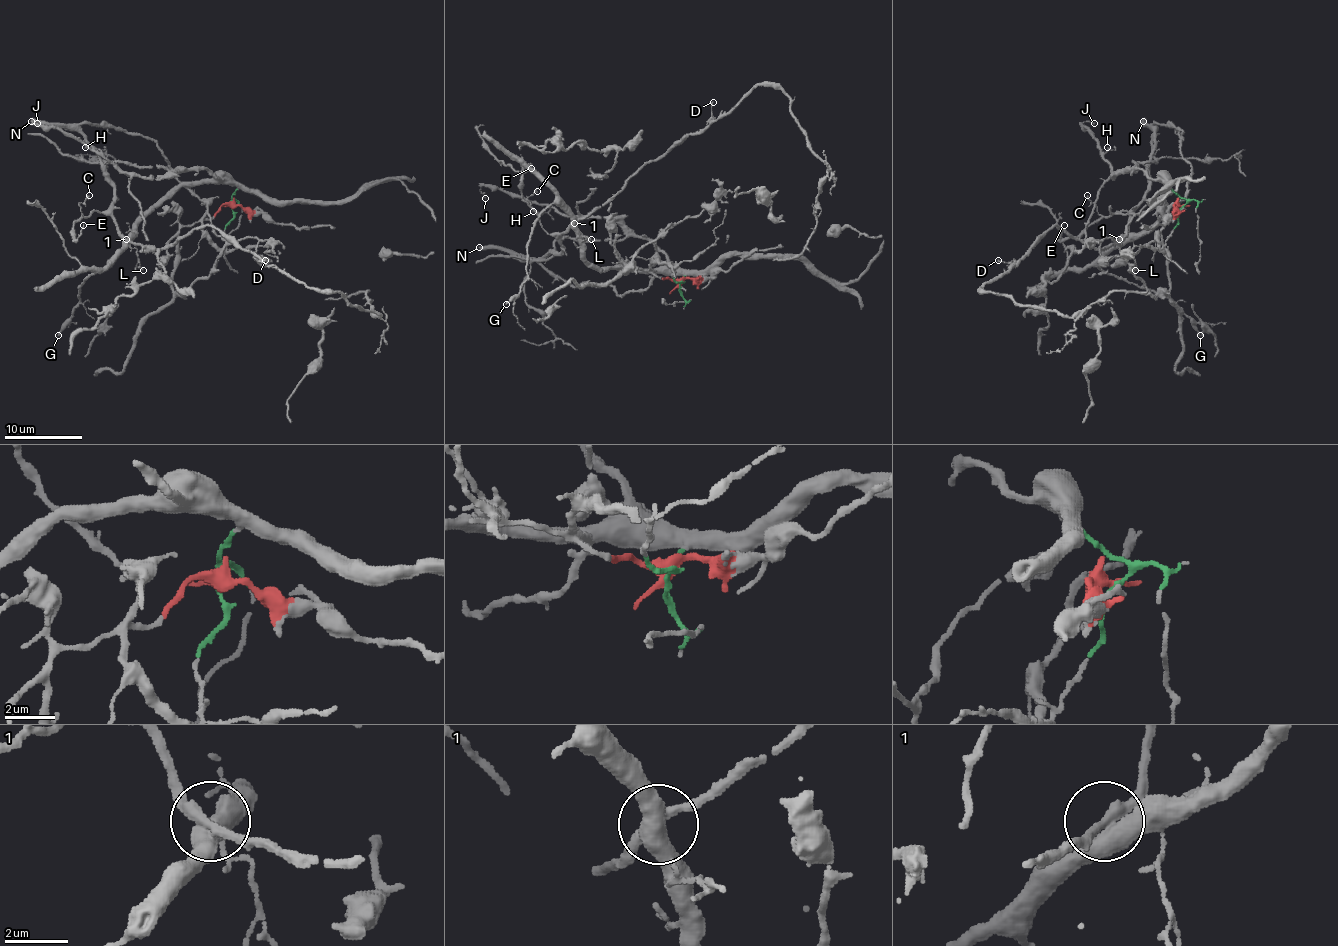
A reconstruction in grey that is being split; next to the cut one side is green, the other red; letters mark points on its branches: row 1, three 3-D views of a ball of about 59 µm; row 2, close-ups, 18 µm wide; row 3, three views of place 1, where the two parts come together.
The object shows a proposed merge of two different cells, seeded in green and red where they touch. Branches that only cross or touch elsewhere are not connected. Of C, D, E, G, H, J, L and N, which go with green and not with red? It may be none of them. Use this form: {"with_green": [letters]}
{"with_green": ["G", "H", "J", "L"]}

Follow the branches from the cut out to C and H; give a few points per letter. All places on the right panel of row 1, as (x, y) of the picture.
C: (1182, 207), (1168, 216), (1192, 168), (1170, 125), (1155, 125), (1149, 187), (1133, 210), (1102, 216), (1087, 195)
H: (1182, 207), (1186, 201), (1170, 187), (1137, 170), (1124, 170), (1114, 179), (1112, 166), (1104, 158), (1108, 146)

